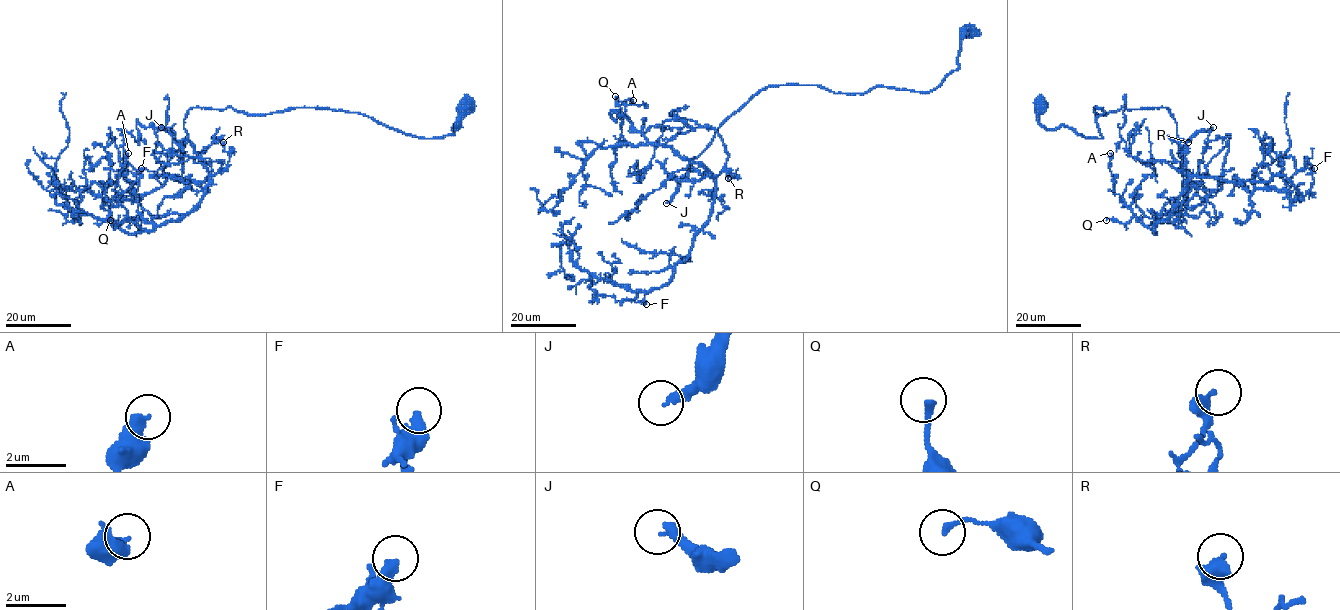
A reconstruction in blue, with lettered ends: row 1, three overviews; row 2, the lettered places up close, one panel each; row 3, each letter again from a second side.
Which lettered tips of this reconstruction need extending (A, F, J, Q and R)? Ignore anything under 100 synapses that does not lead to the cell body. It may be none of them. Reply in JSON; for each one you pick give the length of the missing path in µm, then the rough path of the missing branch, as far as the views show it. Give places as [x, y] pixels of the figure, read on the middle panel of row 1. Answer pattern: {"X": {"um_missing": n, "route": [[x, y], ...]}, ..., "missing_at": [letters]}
{"J": {"um_missing": 80, "route": [[666, 203], [663, 194], [646, 195], [633, 222], [624, 223], [655, 225], [667, 218], [687, 178], [676, 159]]}, "missing_at": ["J"]}

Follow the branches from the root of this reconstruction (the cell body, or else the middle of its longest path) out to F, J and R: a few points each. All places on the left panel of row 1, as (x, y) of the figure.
F: (461, 107), (442, 138), (356, 112), (193, 107), (184, 129), (210, 176), (169, 176), (133, 196), (141, 168)
J: (461, 107), (453, 134), (442, 138), (311, 107), (266, 114), (193, 107), (180, 141), (161, 127)
R: (461, 107), (453, 134), (442, 138), (329, 109), (188, 111), (188, 140), (211, 175), (228, 163), (223, 142)

